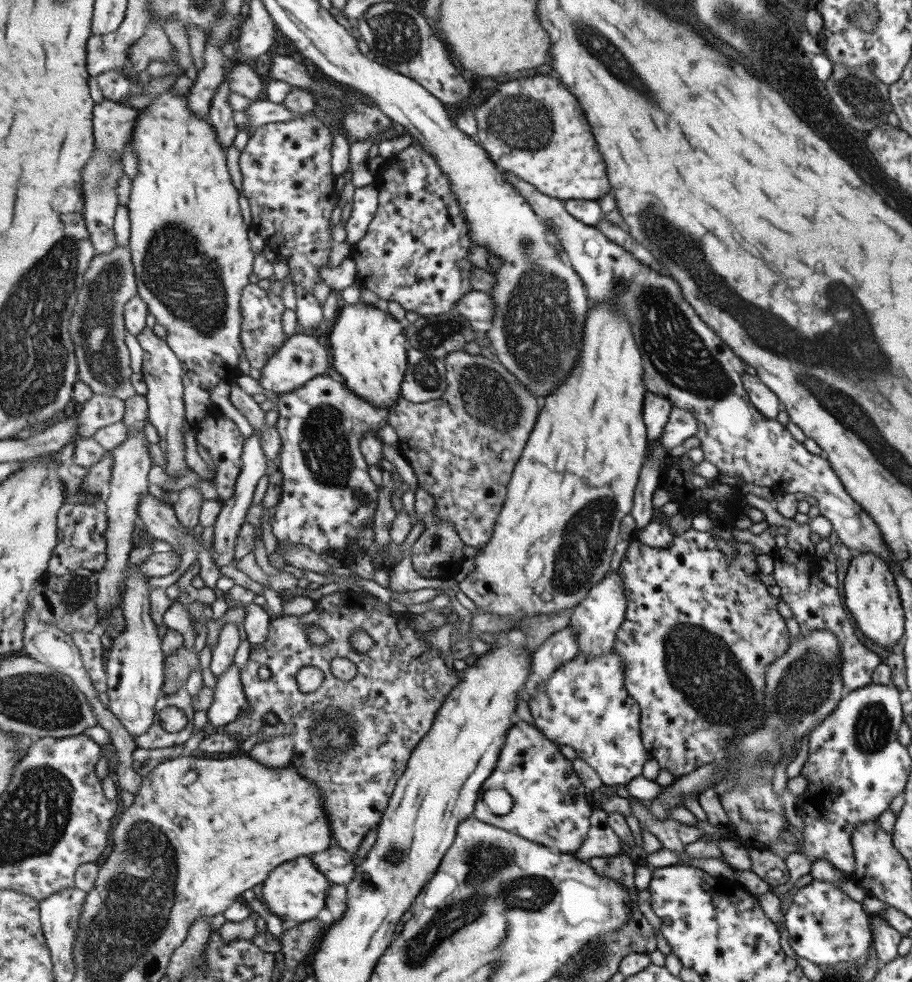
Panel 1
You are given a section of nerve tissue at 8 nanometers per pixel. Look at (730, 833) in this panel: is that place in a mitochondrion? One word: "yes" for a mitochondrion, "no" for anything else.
no

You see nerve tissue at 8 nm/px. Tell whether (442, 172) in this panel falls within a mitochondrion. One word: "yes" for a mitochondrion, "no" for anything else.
no

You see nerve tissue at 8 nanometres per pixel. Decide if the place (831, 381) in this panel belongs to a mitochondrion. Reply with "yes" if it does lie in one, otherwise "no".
yes

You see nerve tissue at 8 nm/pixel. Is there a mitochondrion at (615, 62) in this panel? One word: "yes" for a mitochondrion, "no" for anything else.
yes

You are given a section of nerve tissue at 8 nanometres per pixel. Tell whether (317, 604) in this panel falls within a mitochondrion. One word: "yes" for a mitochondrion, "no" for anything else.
no

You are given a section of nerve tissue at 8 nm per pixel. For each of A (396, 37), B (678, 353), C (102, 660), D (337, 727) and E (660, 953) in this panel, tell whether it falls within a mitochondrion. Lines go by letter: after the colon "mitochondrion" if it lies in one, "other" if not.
A: mitochondrion
B: mitochondrion
C: other
D: mitochondrion
E: other

